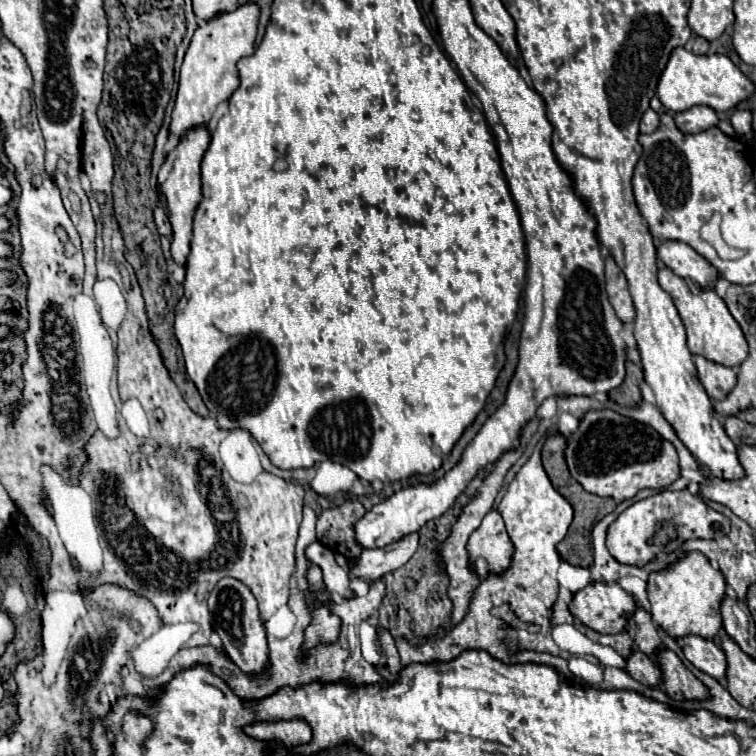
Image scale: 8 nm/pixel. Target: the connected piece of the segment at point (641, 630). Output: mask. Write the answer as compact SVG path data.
M640 604L636 608L636 612L632 614L632 618L628 620L628 632L632 634L636 646L650 658L652 658L652 652L662 646L662 640L658 636L658 630L656 630L650 614Z

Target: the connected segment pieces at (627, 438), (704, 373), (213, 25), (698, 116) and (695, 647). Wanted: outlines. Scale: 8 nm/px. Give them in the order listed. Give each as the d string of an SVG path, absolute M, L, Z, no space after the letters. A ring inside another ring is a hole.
M590 410L580 418L578 430L568 438L566 462L572 478L590 494L622 502L640 488L666 488L680 474L678 454L654 428L620 416L614 410Z
M694 356L694 364L706 394L716 400L726 398L726 392L730 392L730 388L736 384L736 370L716 364L704 356Z
M244 4L230 14L222 14L220 18L198 24L180 68L178 96L176 96L172 122L170 122L172 136L184 138L190 130L206 126L212 114L216 112L218 104L232 96L232 92L240 84L236 62L254 52L256 28L258 28L256 4Z
M694 106L690 110L678 112L678 114L674 114L674 120L676 120L678 130L684 134L696 134L706 128L718 126L718 122L720 122L716 112L708 106Z
M684 636L682 638L682 652L684 656L702 672L708 676L722 680L726 672L726 658L724 652L714 644L714 640L702 638L702 636Z

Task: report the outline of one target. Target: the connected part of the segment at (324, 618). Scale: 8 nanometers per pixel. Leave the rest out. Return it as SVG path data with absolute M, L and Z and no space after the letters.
M316 608L310 626L306 628L306 642L304 648L312 648L318 642L334 642L340 632L338 616L330 614L328 608Z

